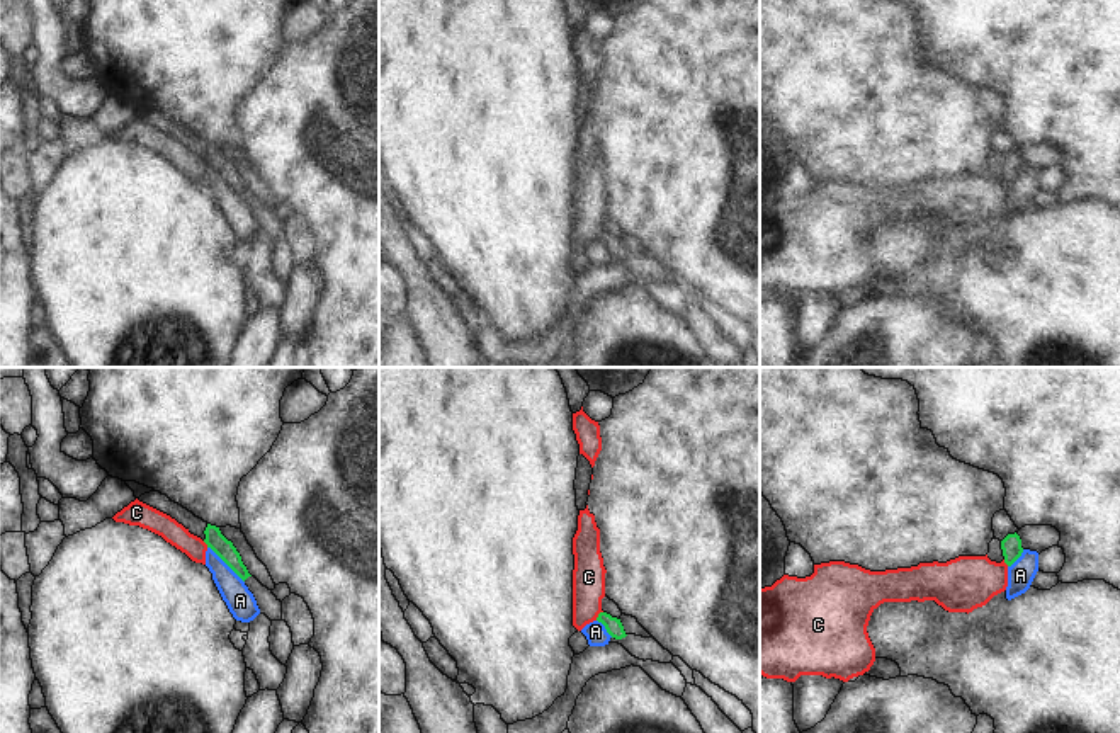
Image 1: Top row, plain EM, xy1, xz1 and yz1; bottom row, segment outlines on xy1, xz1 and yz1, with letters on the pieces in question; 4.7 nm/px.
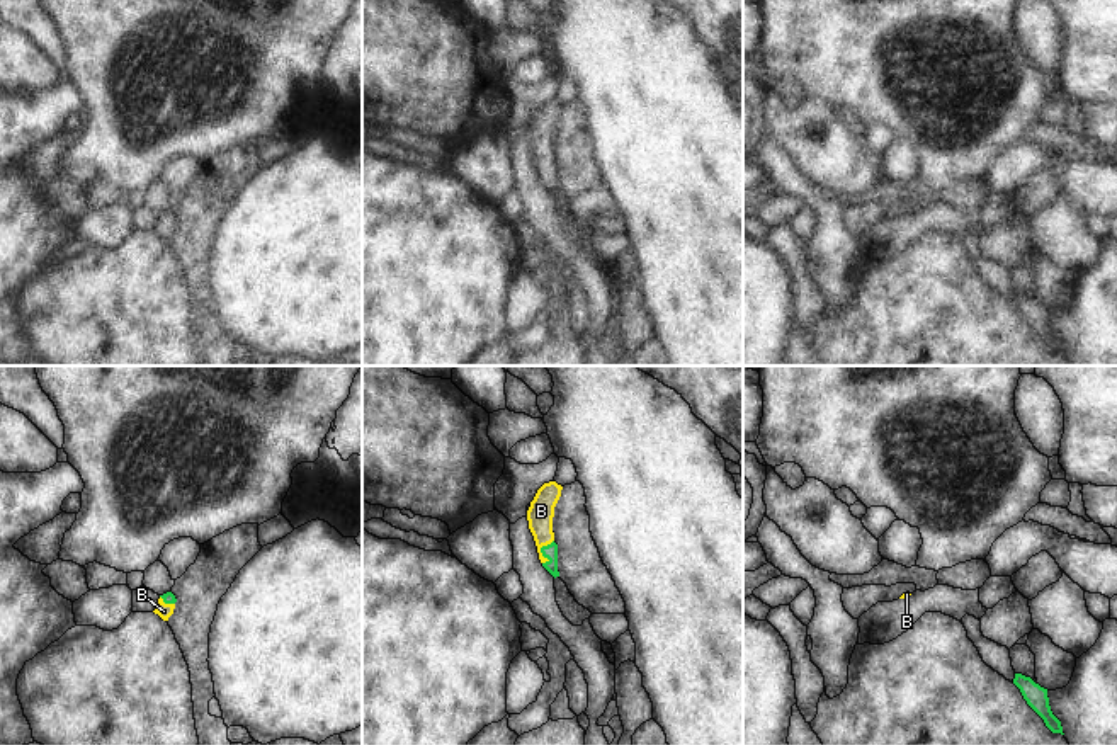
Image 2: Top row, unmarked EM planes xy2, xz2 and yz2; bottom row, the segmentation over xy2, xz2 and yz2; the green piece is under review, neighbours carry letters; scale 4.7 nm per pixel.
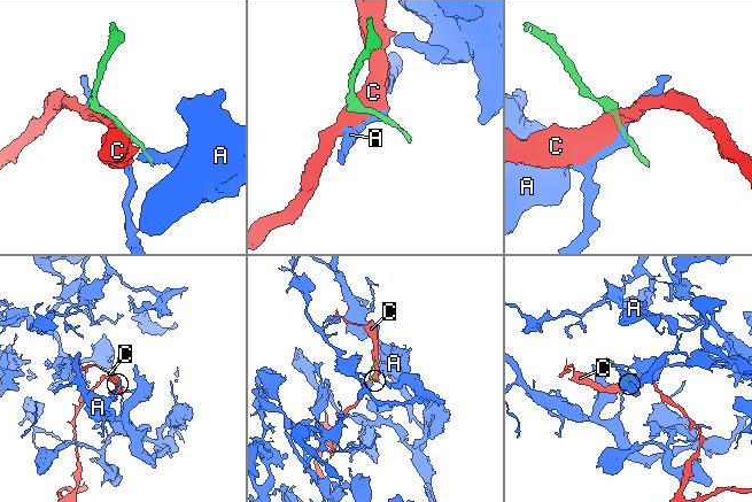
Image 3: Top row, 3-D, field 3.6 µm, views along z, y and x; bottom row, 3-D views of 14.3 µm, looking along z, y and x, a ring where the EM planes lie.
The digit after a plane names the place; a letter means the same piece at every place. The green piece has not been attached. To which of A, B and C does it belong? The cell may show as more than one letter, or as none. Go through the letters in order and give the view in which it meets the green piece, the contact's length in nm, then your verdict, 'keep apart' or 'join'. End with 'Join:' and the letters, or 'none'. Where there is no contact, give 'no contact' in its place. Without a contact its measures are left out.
A: meets green in xy1; contact 240 nm long; keep apart
B: meets green in xz2; contact 130 nm long; join
C: meets green in xz1; contact 60 nm long; keep apart
Join: B

